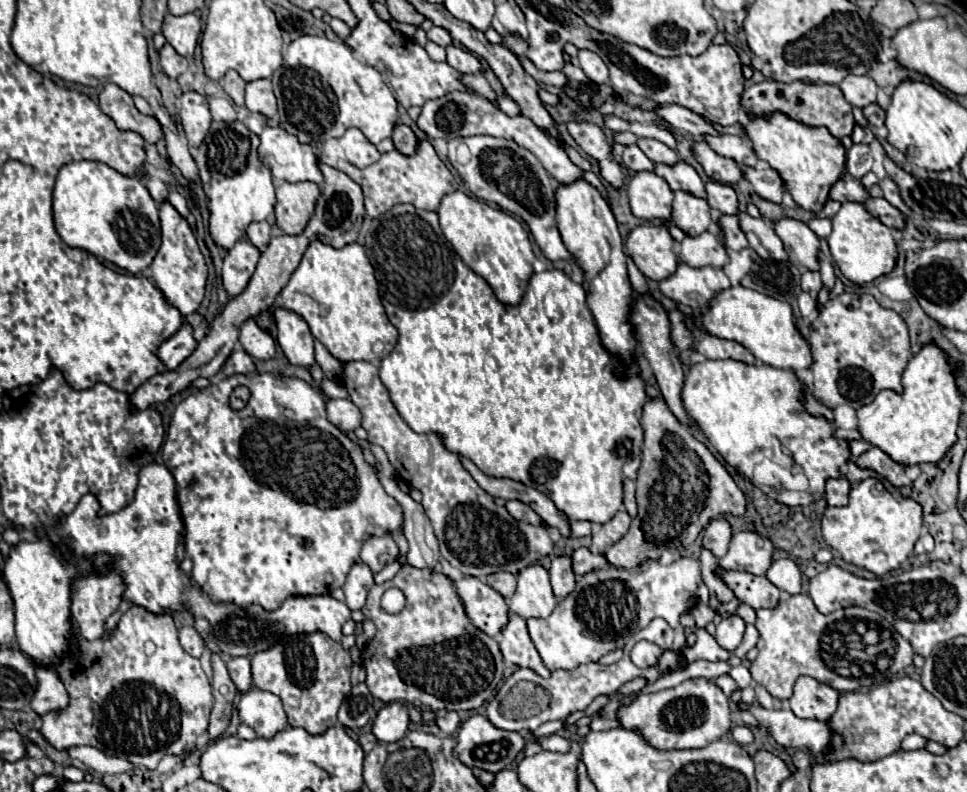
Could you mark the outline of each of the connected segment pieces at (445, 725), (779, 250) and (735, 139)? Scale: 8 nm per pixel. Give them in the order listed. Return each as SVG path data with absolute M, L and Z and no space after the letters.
M447 712L447 714L443 714L443 716L439 716L437 720L435 720L435 724L441 728L441 732L443 734L455 734L457 732L457 728L459 728L459 724L461 724L461 720L459 720L459 716L457 716L457 712Z
M737 212L739 226L745 232L749 246L761 256L761 258L771 258L771 260L785 260L785 248L779 236L775 234L773 226L763 222L761 218L751 218L747 212Z
M705 136L705 142L721 156L733 160L757 160L755 152L751 152L741 136Z

